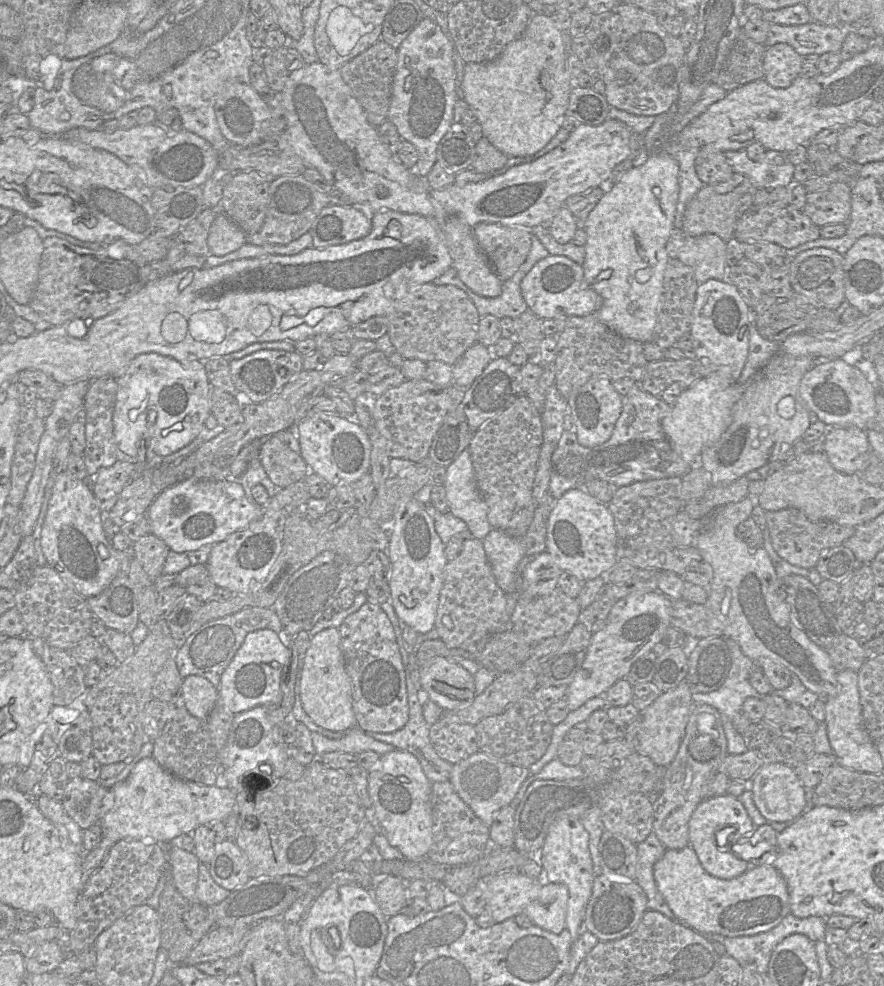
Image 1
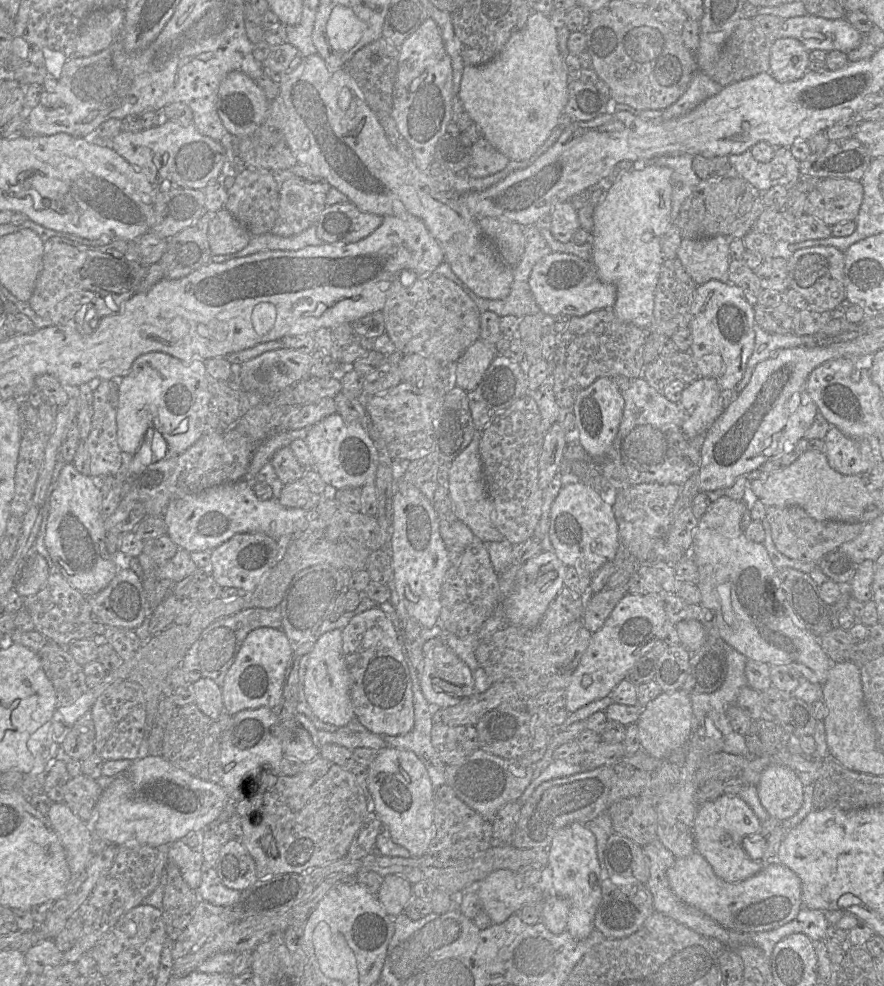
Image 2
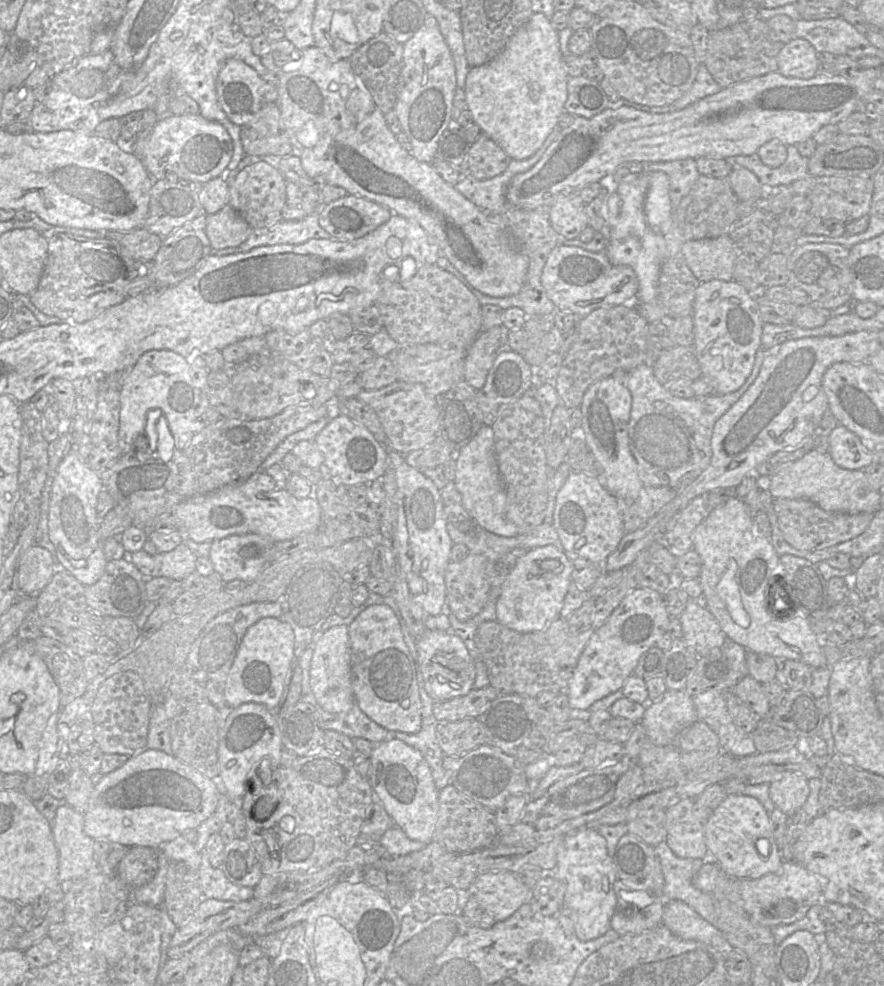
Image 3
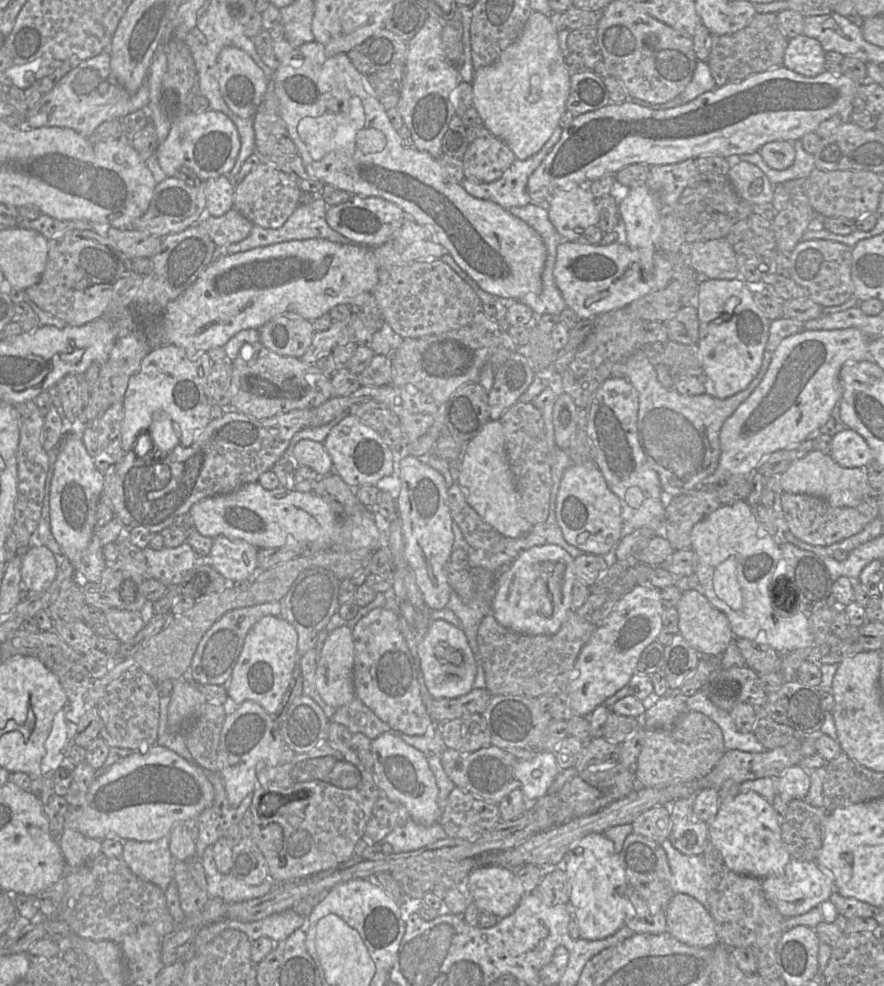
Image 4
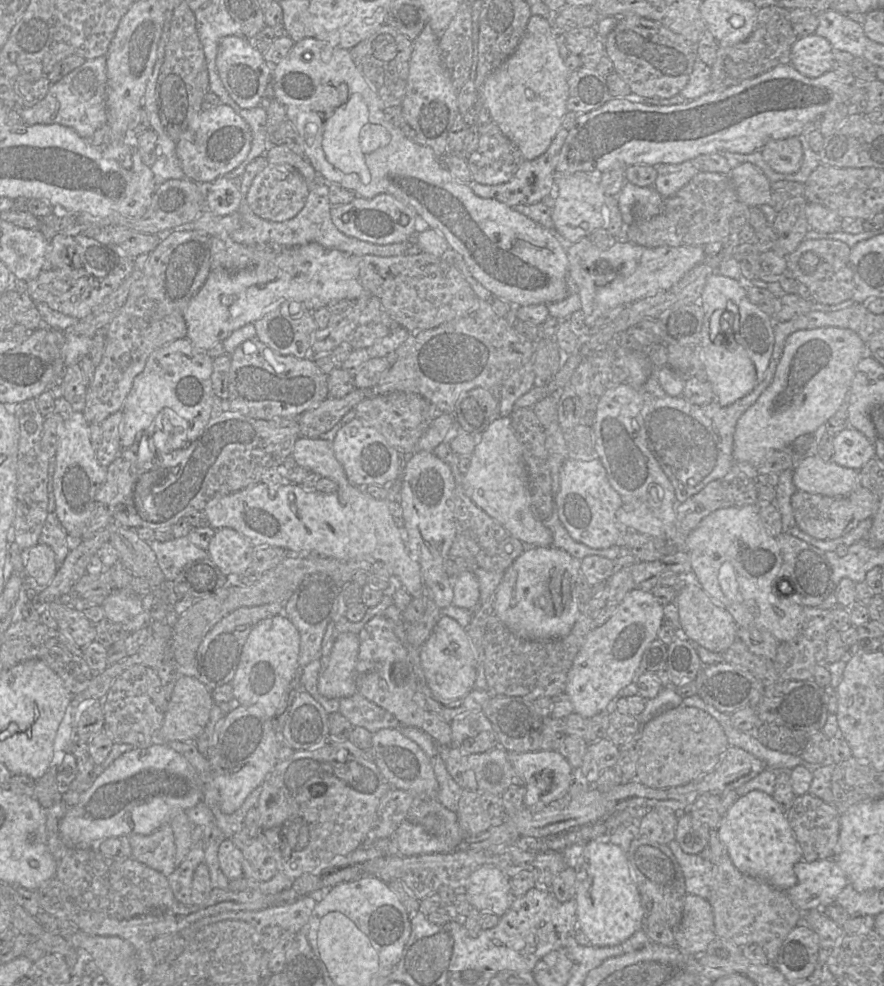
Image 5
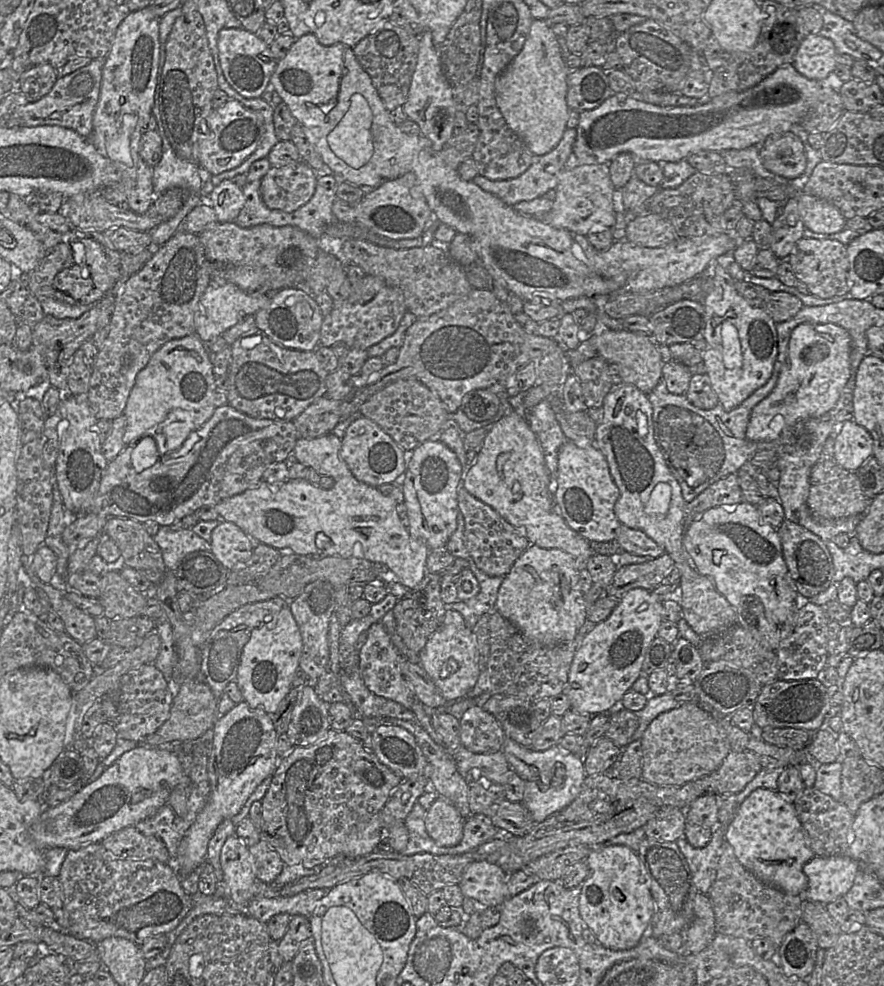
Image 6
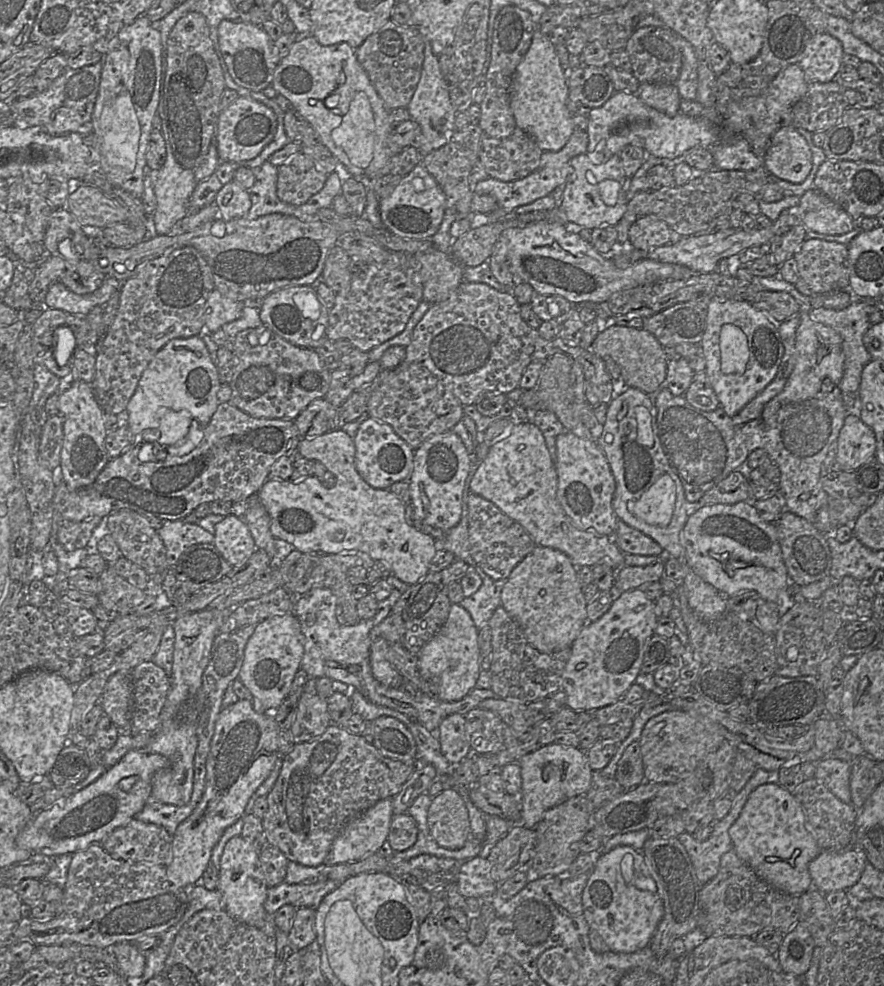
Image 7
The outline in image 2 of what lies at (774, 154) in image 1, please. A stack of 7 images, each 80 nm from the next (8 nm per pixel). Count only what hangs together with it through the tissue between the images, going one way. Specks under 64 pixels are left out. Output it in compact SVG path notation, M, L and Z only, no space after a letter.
M790 147L776 148L774 157L767 163L758 162L750 150L728 158L732 173L743 178L758 193L776 185L791 186L801 176L800 162L793 156Z

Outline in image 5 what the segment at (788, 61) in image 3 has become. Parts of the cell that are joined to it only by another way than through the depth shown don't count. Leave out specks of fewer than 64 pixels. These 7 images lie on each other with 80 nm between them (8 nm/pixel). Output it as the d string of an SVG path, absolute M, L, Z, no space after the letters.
M816 34L798 38L791 49L790 64L808 78L831 71L833 61L830 42Z

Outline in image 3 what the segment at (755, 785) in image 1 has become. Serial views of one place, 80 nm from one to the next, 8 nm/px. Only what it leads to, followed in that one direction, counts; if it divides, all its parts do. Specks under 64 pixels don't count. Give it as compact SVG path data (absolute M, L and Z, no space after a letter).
M785 771L769 784L769 795L786 815L799 811L809 795L808 779L799 772Z

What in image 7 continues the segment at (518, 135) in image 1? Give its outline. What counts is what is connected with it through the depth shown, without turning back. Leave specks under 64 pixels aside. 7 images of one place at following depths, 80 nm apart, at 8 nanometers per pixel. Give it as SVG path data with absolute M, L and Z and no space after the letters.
M539 29L518 65L511 84L510 107L519 128L525 131L543 152L555 152L564 147L574 132L568 110L567 74L561 65L555 45Z

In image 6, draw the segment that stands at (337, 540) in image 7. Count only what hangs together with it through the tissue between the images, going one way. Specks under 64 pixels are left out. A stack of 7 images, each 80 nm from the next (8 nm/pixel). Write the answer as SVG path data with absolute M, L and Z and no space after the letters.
M330 433L318 438L298 438L293 449L298 463L312 468L321 476L332 477L333 488L322 489L307 479L279 483L261 481L257 486L215 505L219 519L234 523L256 543L278 550L290 548L302 556L361 558L373 563L383 563L397 576L399 583L411 590L426 574L430 550L423 542L413 538L403 526L396 511L397 503L391 497L383 495L377 488L364 484L353 476L340 455L341 444L341 439Z

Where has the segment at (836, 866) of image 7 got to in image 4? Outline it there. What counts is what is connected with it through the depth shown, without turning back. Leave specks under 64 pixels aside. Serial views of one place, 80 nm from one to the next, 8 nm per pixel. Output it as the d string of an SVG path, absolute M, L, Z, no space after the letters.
M791 859L781 876L768 876L761 879L763 892L767 901L784 917L789 918L804 914L814 907L829 900L835 891L832 873L821 868L816 861L799 861Z

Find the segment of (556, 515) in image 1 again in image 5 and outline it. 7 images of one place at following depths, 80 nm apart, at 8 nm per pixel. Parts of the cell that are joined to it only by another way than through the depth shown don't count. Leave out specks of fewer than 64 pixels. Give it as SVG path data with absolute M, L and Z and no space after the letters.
M568 458L561 467L560 487L554 499L559 519L574 541L593 549L607 549L617 544L624 529L617 520L622 500L610 485L598 458L591 461Z

